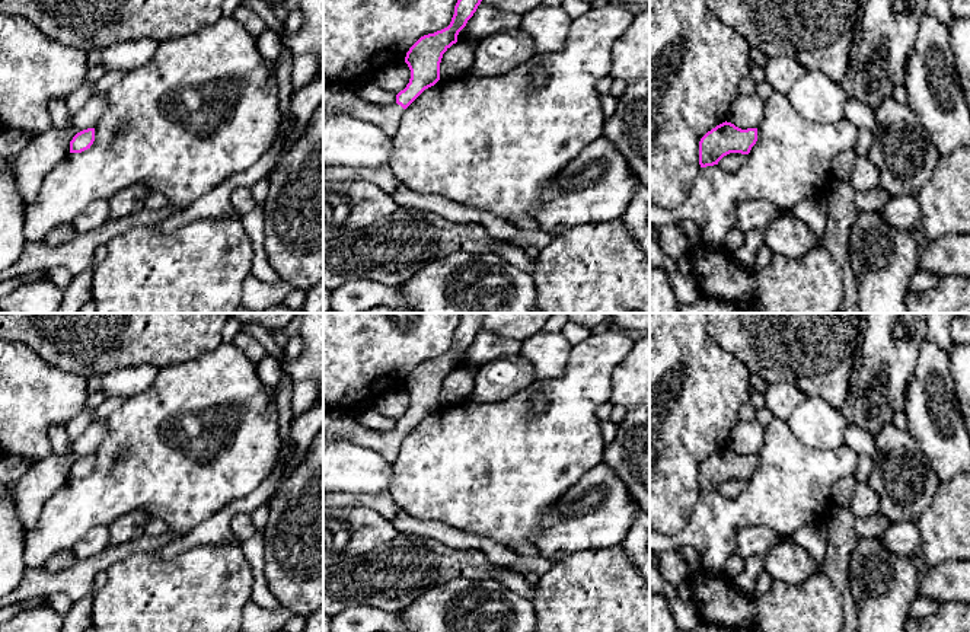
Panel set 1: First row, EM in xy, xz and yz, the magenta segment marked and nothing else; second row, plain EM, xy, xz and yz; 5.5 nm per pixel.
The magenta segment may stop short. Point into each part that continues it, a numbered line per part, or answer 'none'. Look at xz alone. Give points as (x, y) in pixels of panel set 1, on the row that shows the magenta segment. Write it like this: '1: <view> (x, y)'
1: xz (337, 99)

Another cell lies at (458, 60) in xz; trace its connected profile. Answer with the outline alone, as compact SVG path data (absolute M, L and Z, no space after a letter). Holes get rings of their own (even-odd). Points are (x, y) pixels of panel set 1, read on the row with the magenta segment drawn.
M456 42L443 54L440 79L449 80L470 71L475 61L475 44Z

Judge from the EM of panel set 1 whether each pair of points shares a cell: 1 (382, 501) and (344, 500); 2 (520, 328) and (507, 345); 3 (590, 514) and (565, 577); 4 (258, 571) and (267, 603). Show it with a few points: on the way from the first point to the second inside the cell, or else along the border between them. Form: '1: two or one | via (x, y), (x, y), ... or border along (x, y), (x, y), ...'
1: one | via (373, 501), (353, 500)
2: two | border along (481, 328), (520, 342)
3: two | border along (609, 546), (571, 552), (555, 562)
4: one | via (259, 578), (261, 596)

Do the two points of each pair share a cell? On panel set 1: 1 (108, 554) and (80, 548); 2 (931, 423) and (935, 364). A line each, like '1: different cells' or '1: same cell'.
1: different cells
2: same cell

